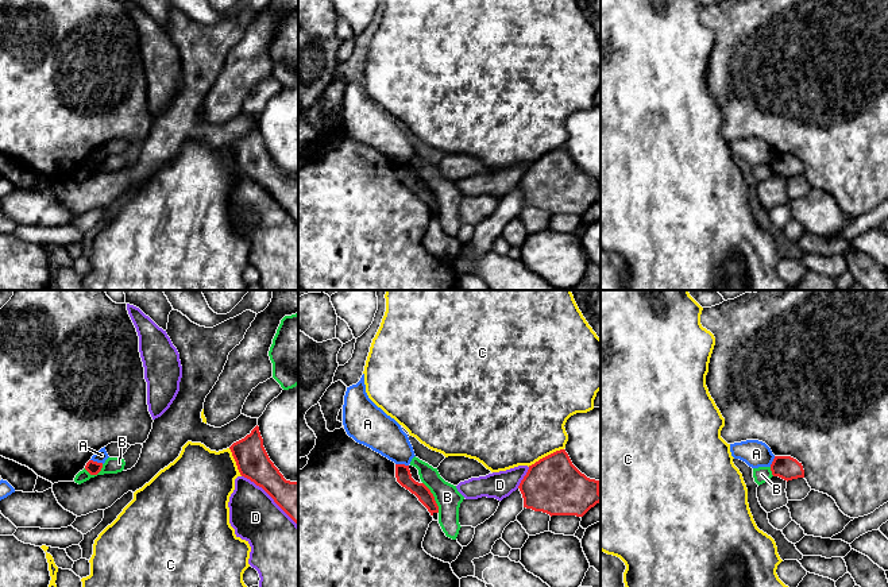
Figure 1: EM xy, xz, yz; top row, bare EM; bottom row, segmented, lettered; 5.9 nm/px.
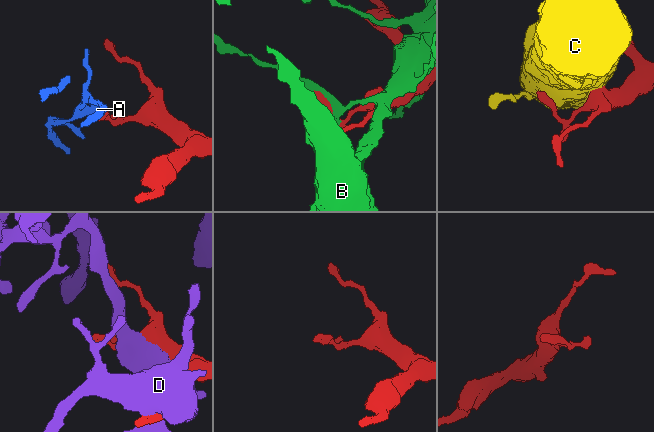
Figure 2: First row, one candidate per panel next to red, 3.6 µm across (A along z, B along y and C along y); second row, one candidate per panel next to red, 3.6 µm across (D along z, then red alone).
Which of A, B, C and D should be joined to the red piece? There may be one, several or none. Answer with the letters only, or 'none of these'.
none of these

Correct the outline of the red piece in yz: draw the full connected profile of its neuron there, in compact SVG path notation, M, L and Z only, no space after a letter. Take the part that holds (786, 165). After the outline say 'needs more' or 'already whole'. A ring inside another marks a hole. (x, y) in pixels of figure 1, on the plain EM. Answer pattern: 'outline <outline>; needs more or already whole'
outline M775 154L771 169L773 174L779 174L784 178L792 178L804 175L804 167L802 161L791 154Z; already whole

